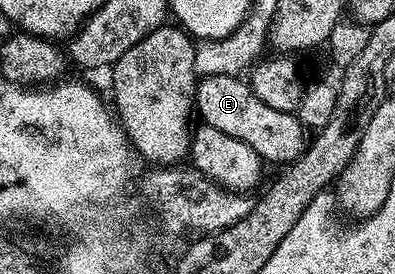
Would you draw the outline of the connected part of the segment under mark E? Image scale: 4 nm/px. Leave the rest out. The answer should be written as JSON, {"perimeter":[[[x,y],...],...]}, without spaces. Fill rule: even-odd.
{"perimeter":[[[203,76],[197,81],[194,90],[194,107],[201,123],[224,130],[231,138],[240,138],[256,150],[264,162],[272,160],[277,166],[285,166],[297,160],[308,147],[308,132],[297,115],[284,110],[272,110],[264,106],[260,98],[250,89],[245,79],[237,76]]]}

